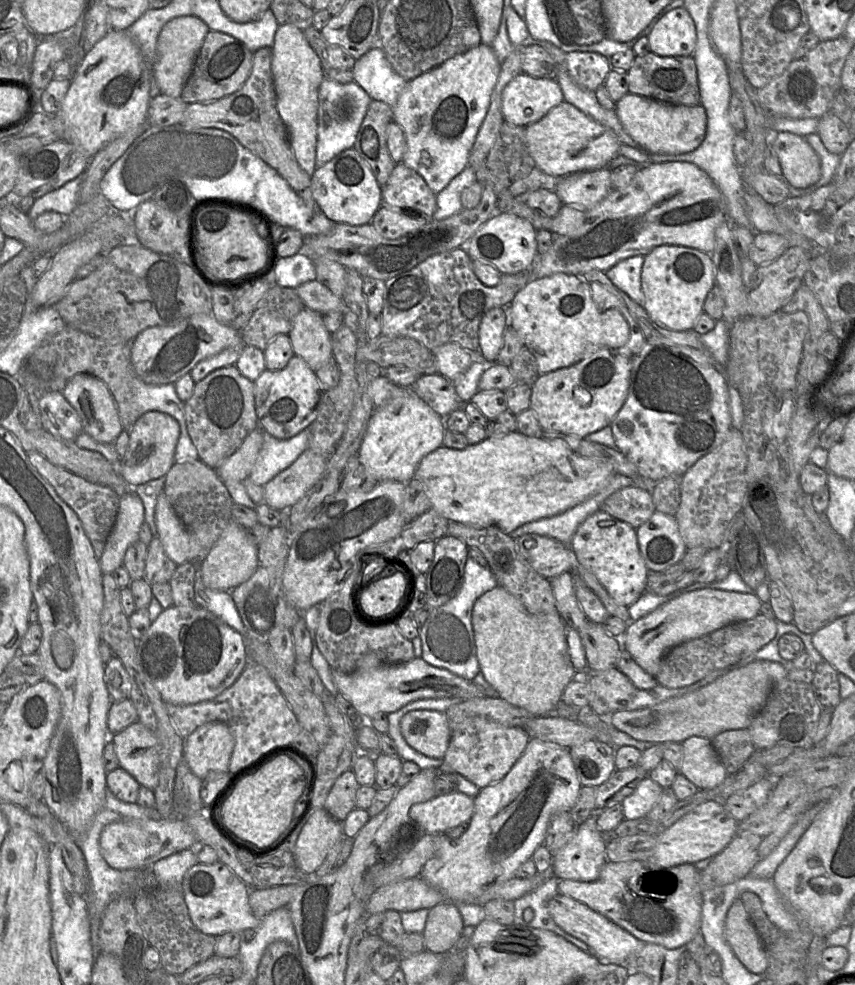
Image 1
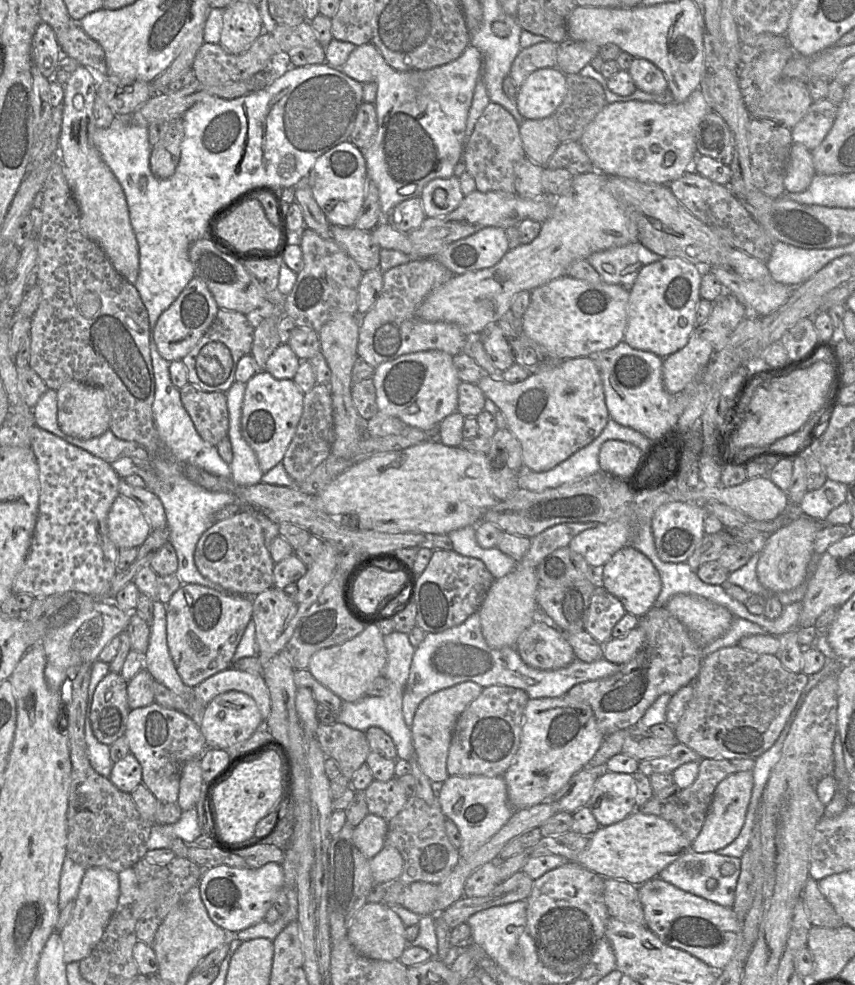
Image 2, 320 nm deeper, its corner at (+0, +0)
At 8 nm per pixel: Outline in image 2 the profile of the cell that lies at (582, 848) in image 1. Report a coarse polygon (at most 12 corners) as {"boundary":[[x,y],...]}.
{"boundary":[[604,880],[610,918],[645,925],[638,887]]}

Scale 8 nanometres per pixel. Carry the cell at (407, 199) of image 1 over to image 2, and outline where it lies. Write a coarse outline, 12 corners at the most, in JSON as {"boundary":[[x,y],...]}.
{"boundary":[[459,179],[431,180],[420,195],[426,217],[451,213],[464,197]]}

